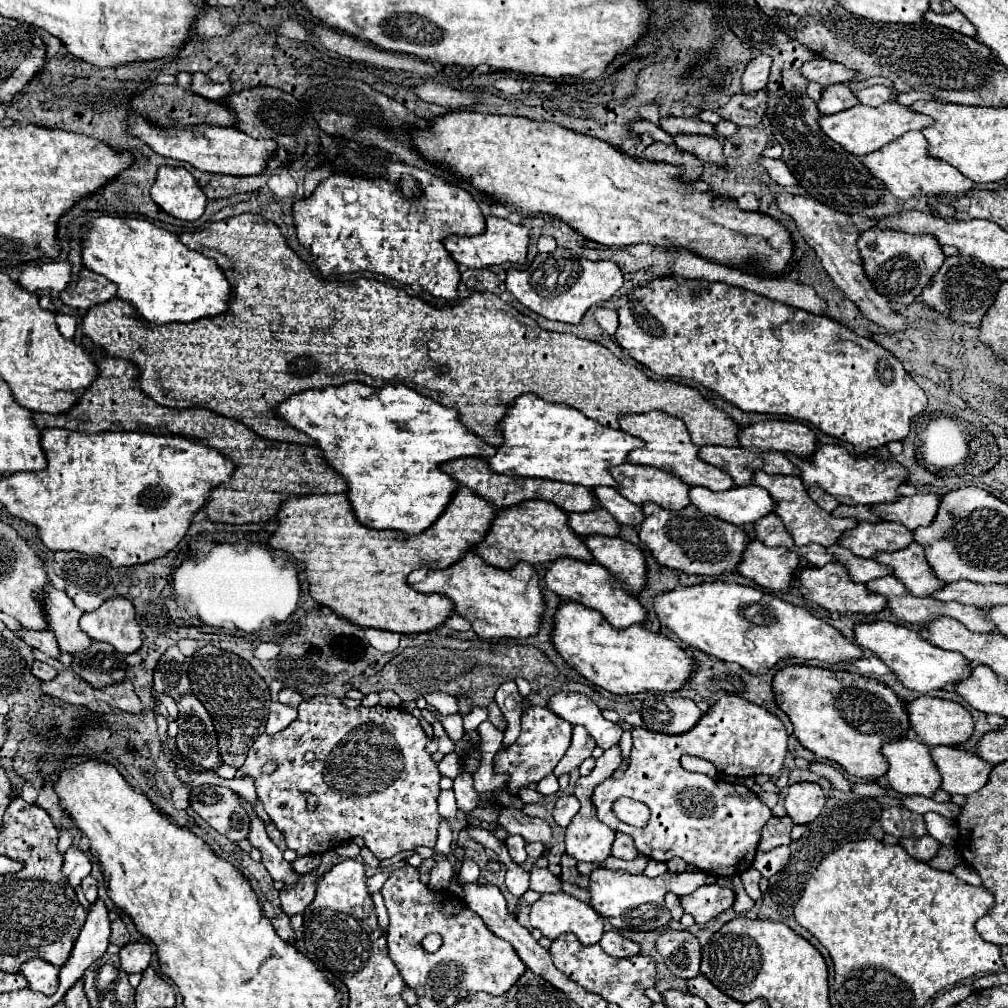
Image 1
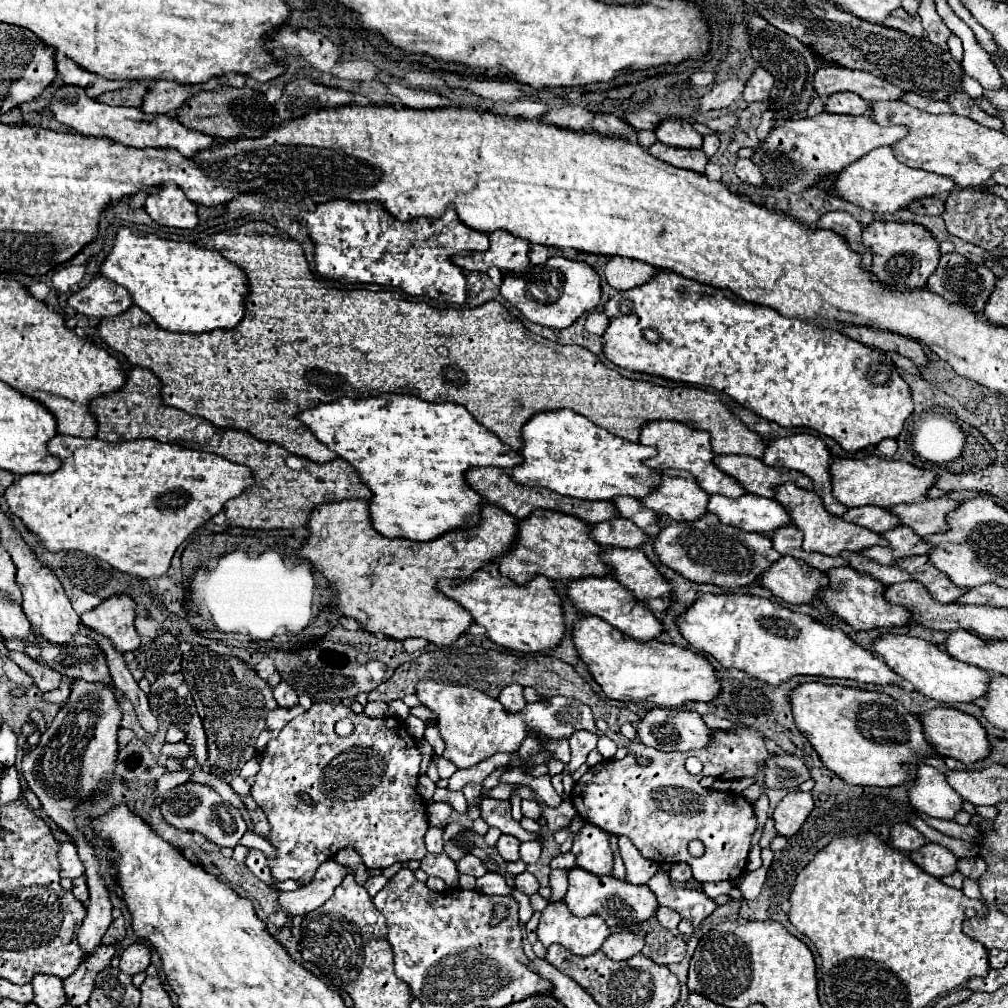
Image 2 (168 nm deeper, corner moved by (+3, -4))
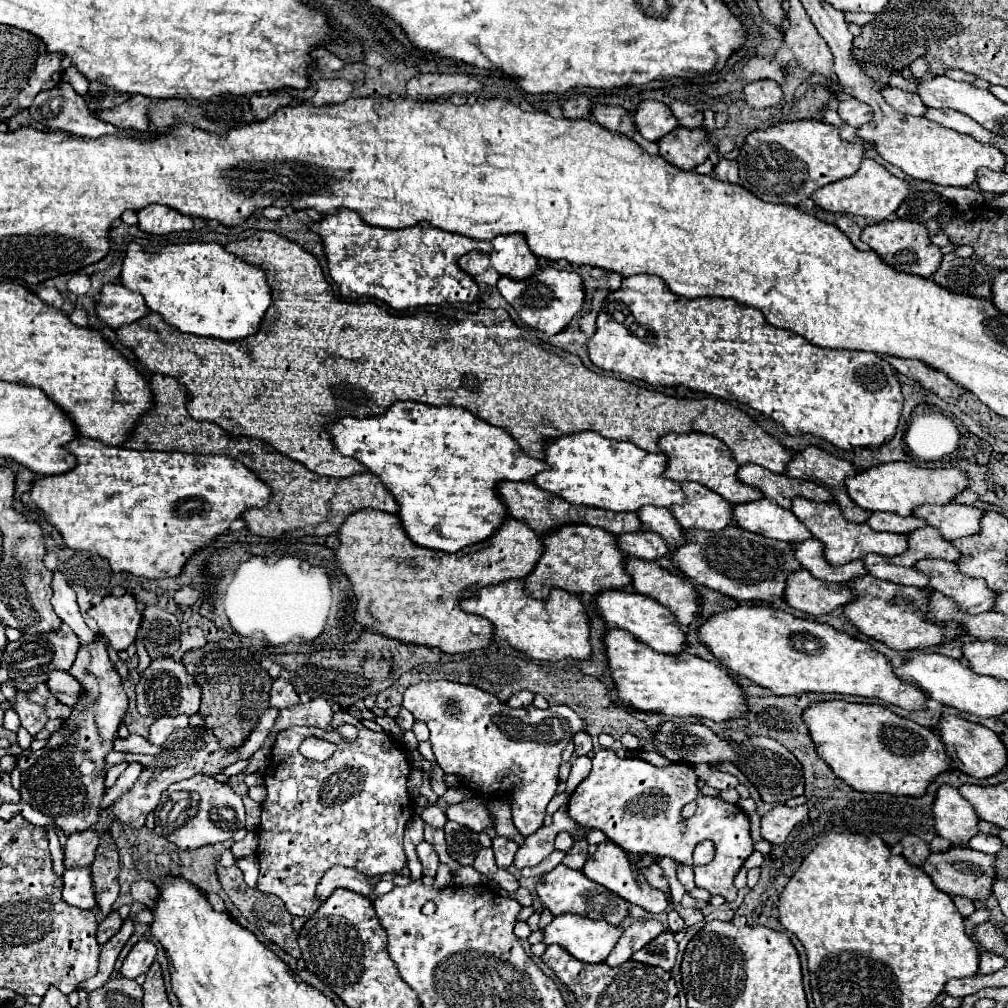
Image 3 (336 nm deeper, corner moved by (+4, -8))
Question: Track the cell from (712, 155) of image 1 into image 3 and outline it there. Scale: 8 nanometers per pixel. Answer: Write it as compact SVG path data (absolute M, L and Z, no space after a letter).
M643 101L633 119L637 123L637 131L647 141L659 141L661 137L679 127L671 109L659 101Z

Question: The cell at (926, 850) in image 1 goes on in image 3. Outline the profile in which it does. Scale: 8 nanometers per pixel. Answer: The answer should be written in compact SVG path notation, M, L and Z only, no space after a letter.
M951 847L945 853L931 853L923 863L923 871L941 891L983 901L991 893L991 883L995 879L995 857L969 847Z

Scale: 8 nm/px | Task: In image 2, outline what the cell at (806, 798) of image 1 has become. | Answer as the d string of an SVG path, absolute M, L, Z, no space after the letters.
M804 791L788 793L772 813L778 835L792 837L806 821L812 809L814 809L814 801L810 793L804 793Z

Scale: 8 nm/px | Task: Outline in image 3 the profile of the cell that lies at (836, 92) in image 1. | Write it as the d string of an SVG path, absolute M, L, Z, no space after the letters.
M843 99L839 101L839 107L837 107L837 113L839 117L851 125L851 127L861 127L865 123L869 123L869 119L873 119L873 111L869 111L869 105L857 101L857 99Z

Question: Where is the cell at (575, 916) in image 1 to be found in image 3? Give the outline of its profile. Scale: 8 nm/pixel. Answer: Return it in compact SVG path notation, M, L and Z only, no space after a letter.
M557 915L543 929L545 945L561 945L583 963L603 963L623 929L581 915Z

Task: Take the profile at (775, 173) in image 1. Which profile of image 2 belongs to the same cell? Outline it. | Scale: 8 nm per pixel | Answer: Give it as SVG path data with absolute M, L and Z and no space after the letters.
M736 159L734 163L734 173L738 175L738 179L742 183L748 183L748 185L756 185L756 187L762 187L764 179L760 175L760 169L750 161L750 159Z

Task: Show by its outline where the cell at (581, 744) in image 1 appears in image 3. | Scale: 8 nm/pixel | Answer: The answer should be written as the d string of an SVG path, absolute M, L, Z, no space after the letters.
M577 733L577 735L573 737L573 743L575 743L575 755L577 755L577 757L587 755L587 753L593 749L591 735L589 735L589 733Z

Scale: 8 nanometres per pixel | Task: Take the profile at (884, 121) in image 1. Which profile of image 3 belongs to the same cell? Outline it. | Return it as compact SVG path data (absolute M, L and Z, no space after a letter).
M815 119L783 121L747 135L737 159L739 177L741 185L763 201L797 205L809 199L819 187L851 177L869 149L873 149L871 143L851 143L843 139L837 125Z

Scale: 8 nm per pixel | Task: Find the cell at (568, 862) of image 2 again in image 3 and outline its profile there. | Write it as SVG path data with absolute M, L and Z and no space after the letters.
M579 839L573 843L573 847L565 853L565 859L563 859L563 865L571 867L571 869L583 869L583 863L587 859L587 847L589 843L585 839Z

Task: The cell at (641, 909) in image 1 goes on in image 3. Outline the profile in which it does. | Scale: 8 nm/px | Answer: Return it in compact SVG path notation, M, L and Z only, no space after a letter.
M557 865L553 871L545 873L543 879L537 883L535 889L537 897L541 899L541 905L547 907L553 915L563 915L563 913L575 913L575 915L583 915L589 919L603 919L611 925L621 925L625 917L629 917L629 903L625 899L621 899L619 895L611 893L609 889L605 889L603 885L593 883L591 879L587 879L581 871L569 869L565 865Z

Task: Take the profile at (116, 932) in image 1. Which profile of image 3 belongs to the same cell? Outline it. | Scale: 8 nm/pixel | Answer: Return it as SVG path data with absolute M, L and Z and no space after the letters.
M113 911L109 917L105 917L101 923L99 923L99 929L97 929L97 941L99 945L107 943L123 925L123 919L119 917L117 911Z

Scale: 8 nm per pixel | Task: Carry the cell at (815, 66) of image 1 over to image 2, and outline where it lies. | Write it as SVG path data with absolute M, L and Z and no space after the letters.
M826 67L818 69L814 75L814 89L820 97L828 97L836 91L852 91L866 101L898 101L904 91L892 83L878 79L866 71L850 71L844 67Z

